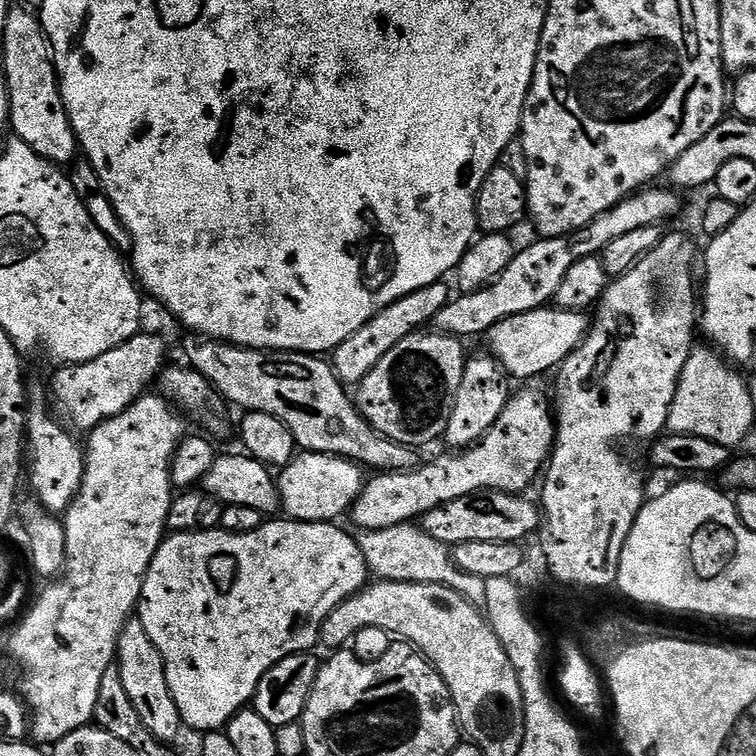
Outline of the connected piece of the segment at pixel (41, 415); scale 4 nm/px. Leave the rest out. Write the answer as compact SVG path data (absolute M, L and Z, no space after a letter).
M31 401L26 412L26 452L32 456L32 488L39 507L52 514L67 512L68 505L78 494L84 477L85 449L48 413L42 401Z

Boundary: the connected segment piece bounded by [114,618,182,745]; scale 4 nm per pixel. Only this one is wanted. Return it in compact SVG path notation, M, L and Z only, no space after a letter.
M139 618L128 621L122 630L116 647L115 667L120 669L122 687L130 702L134 702L134 710L138 710L138 718L142 718L142 726L154 734L162 743L171 745L182 733L182 721L178 714L178 706L174 702L174 694L170 694L170 686L166 682L166 666L158 646L150 642L150 634L142 626Z

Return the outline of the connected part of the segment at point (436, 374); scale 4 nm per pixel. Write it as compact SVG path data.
M417 330L411 336L402 338L402 342L398 342L398 346L394 346L394 350L383 356L378 366L374 366L374 370L370 370L370 374L366 374L366 378L355 385L354 403L361 418L370 422L370 426L387 440L406 444L409 448L419 449L420 444L432 444L436 439L439 441L447 430L455 395L462 383L466 361L464 344L463 339L445 336L435 330Z

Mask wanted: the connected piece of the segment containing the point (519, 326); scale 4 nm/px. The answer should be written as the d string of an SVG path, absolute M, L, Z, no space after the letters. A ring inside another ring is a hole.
M545 306L543 308L535 308L526 314L514 314L510 318L506 318L502 322L495 324L493 328L486 334L488 340L487 351L490 356L503 366L504 371L508 373L513 381L528 380L524 382L532 382L535 376L540 376L543 372L559 369L567 356L578 347L581 342L588 339L590 331L590 320L584 312L570 312L565 308L555 306Z

